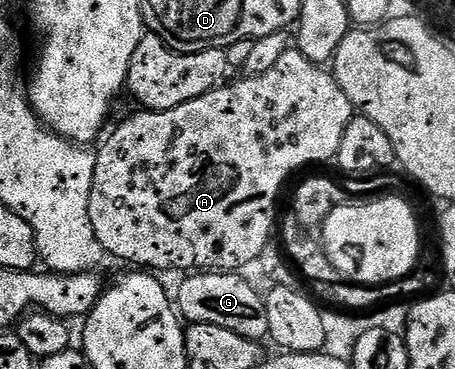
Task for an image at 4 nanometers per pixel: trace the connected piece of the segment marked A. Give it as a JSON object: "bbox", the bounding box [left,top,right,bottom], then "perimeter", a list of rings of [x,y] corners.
{"bbox":[90,50,354,270],"perimeter":[[[289,50],[286,54],[282,54],[282,58],[278,58],[278,63],[274,66],[274,70],[266,70],[266,74],[258,74],[257,76],[244,76],[239,78],[231,84],[225,83],[223,86],[213,88],[212,91],[207,92],[202,98],[194,98],[190,102],[186,102],[182,106],[174,106],[174,110],[166,110],[165,112],[150,112],[147,110],[136,110],[129,120],[124,120],[112,133],[107,133],[106,139],[99,145],[96,152],[96,165],[94,166],[94,182],[90,186],[90,226],[94,226],[94,234],[98,238],[98,242],[102,242],[105,253],[109,257],[117,256],[120,260],[125,260],[126,263],[132,264],[128,266],[135,266],[140,270],[156,270],[152,268],[192,268],[188,270],[244,270],[247,264],[255,265],[259,261],[262,250],[273,239],[272,227],[276,224],[276,199],[280,196],[280,187],[288,180],[288,175],[291,172],[296,172],[299,168],[304,168],[307,164],[320,164],[323,160],[331,161],[336,155],[338,146],[342,142],[342,134],[346,134],[346,126],[351,122],[354,109],[350,98],[346,98],[346,94],[342,94],[342,86],[338,86],[338,82],[334,79],[333,73],[327,67],[315,64],[308,61],[297,50]]]}

